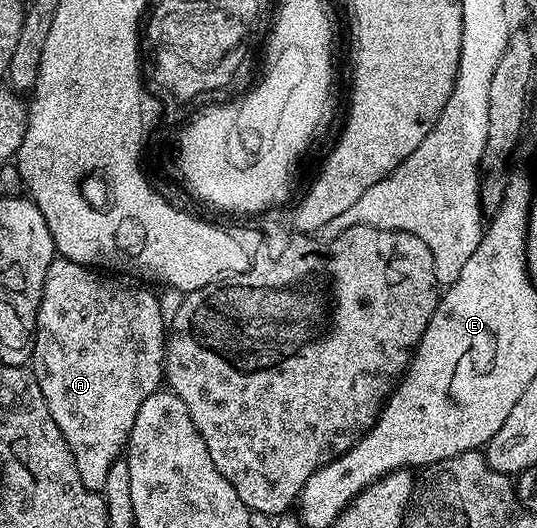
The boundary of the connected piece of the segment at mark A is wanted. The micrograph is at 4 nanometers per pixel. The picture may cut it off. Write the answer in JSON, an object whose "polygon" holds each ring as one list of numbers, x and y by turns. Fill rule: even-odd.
{"polygon":[[56,256,45,275,29,365,41,387,41,395,45,395,45,403,49,403,49,415,53,415,53,423,57,423,61,435,65,435,65,443,69,443,71,453,79,447,79,429,93,425,95,435,95,419,101,419,101,407,109,407,109,393,113,393,113,389,155,391,164,384,169,329,161,315,158,296,142,287,147,288,139,283,104,275,61,256]]}

